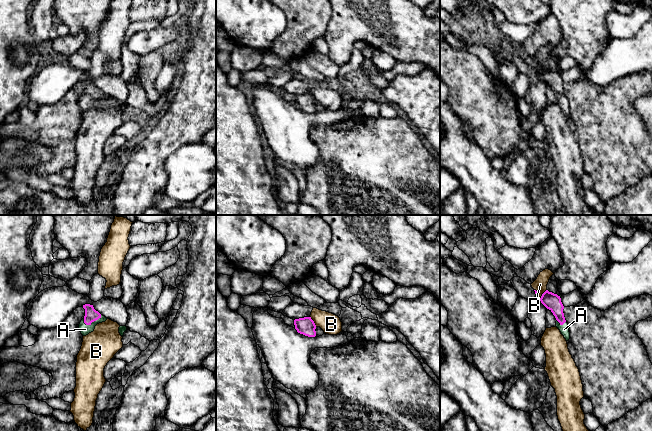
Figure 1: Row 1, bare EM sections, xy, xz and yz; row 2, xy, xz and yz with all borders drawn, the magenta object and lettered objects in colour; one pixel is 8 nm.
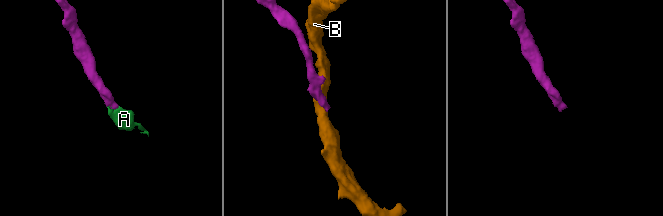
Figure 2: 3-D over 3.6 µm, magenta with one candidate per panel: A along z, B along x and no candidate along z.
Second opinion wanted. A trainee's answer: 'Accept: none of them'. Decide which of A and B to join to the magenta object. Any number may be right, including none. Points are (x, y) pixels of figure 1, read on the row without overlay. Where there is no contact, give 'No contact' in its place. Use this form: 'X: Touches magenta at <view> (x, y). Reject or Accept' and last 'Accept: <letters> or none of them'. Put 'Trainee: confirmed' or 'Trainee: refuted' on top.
Trainee: refuted
A: Touches magenta at xy (92, 97). Accept
B: Touches magenta at yz (541, 72). Reject
Accept: A

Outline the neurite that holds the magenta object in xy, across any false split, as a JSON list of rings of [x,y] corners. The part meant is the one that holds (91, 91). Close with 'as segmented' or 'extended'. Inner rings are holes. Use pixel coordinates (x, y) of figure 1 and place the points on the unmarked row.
[[[85,80],[83,84],[85,85],[85,92],[79,100],[79,106],[83,112],[86,112],[94,107],[97,100],[105,98],[107,94],[96,87],[93,81]]]; extended

